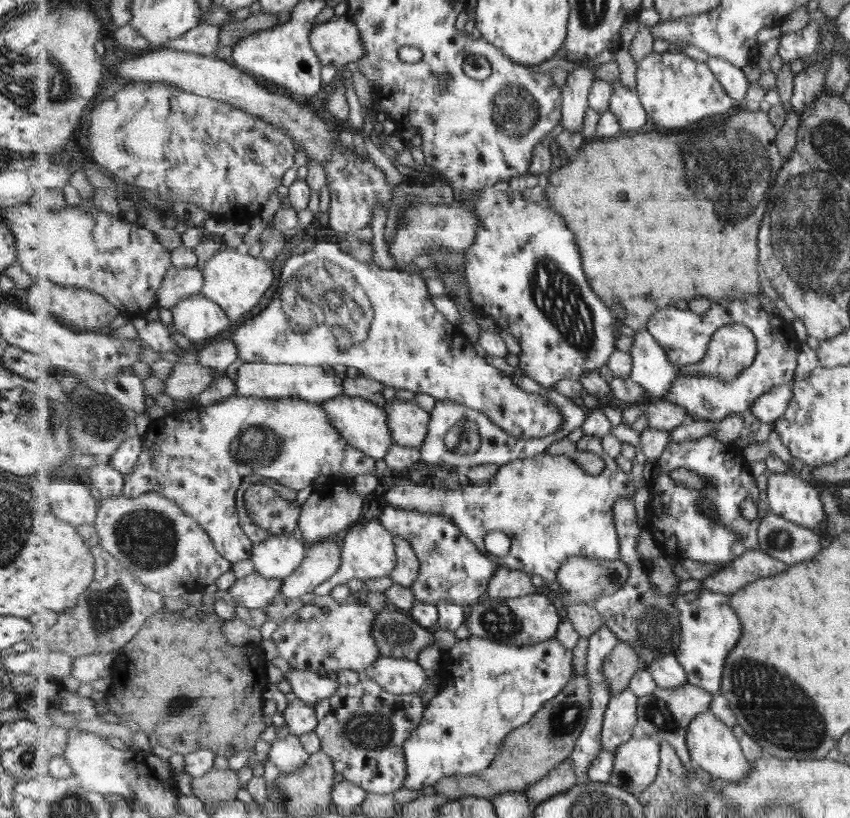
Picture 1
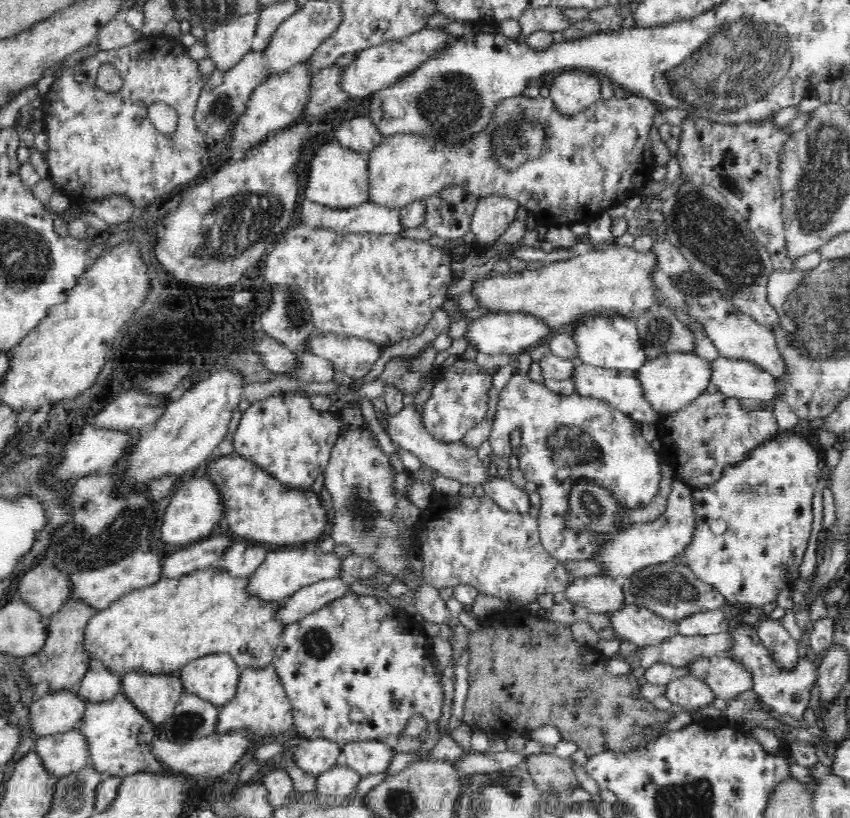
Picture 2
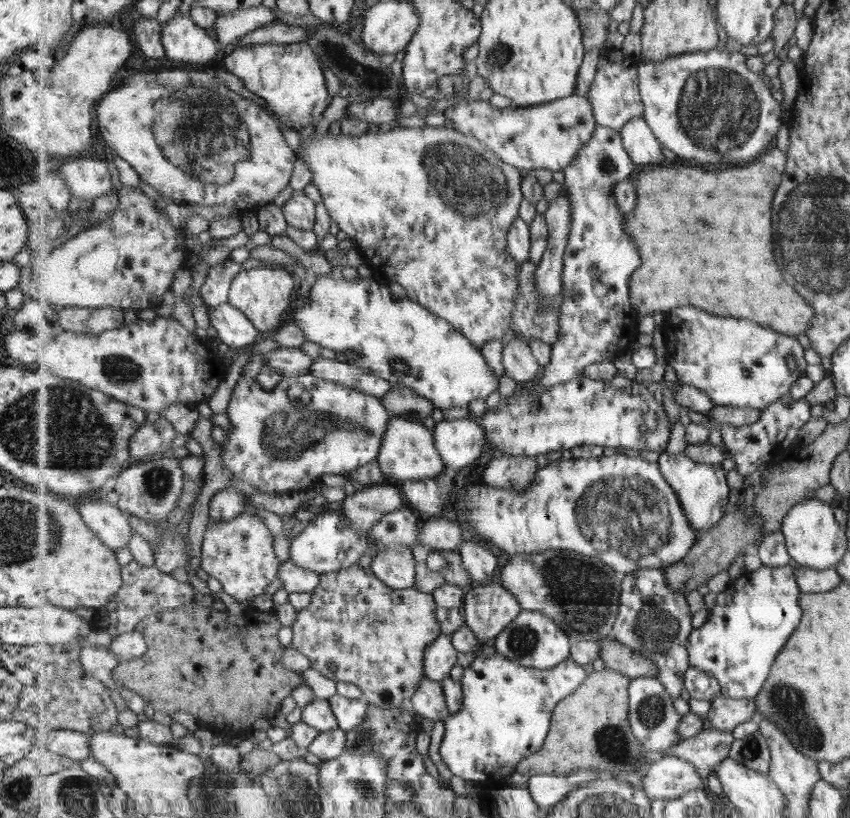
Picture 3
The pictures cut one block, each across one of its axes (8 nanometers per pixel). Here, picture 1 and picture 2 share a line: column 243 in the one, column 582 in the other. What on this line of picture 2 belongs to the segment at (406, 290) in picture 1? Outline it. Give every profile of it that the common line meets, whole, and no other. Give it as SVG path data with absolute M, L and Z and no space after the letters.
M590 317L574 332L581 360L595 367L636 372L646 363L646 354L640 344L635 317Z

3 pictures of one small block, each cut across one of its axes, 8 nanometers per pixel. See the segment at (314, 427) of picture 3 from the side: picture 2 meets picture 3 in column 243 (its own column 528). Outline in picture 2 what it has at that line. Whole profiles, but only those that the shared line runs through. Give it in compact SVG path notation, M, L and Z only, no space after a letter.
M515 371L510 382L499 392L497 413L493 418L489 436L493 455L510 456L512 454L510 434L516 428L521 430L520 452L517 454L519 468L527 481L538 485L538 493L541 496L541 507L537 521L544 548L556 560L564 563L566 568L570 568L576 577L609 576L603 562L594 558L599 558L599 552L607 546L607 542L628 530L634 521L626 517L630 514L624 514L624 524L616 533L601 534L588 532L587 528L584 530L569 528L565 523L565 516L568 512L570 492L578 484L580 478L588 478L595 486L602 486L611 492L622 508L636 510L648 507L659 498L664 484L661 448L658 444L648 443L642 437L640 425L618 409L612 408L610 403L592 397L580 396L578 393L568 396L554 394L546 385L534 383L530 377L526 378L526 375L520 375L518 371Z

